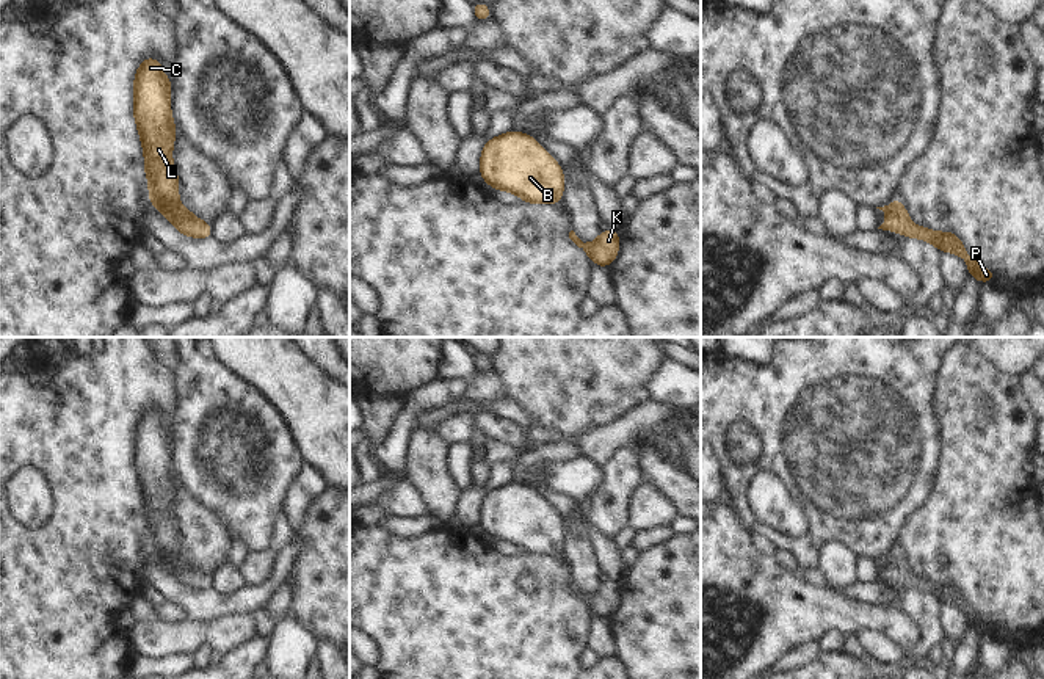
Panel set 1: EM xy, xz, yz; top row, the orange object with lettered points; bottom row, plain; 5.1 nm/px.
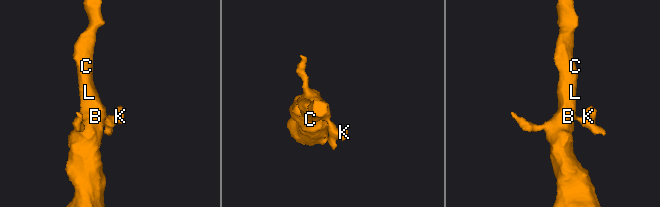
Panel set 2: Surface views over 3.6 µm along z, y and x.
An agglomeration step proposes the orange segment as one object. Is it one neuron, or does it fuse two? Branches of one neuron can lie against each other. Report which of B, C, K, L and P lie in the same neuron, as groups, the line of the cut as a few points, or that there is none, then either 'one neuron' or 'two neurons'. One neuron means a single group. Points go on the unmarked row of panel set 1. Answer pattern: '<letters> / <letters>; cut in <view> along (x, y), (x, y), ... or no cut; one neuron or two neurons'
B C K L P; no cut; one neuron

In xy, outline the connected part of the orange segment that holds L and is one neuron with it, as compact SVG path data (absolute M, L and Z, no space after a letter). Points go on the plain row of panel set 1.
M144 409L135 423L133 469L144 503L150 555L180 585L212 590L212 576L179 554L179 525L172 516L177 481L171 466L171 430L163 425L157 409Z

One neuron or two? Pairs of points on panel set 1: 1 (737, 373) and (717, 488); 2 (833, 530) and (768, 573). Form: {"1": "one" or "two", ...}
{"1": "two", "2": "two"}

